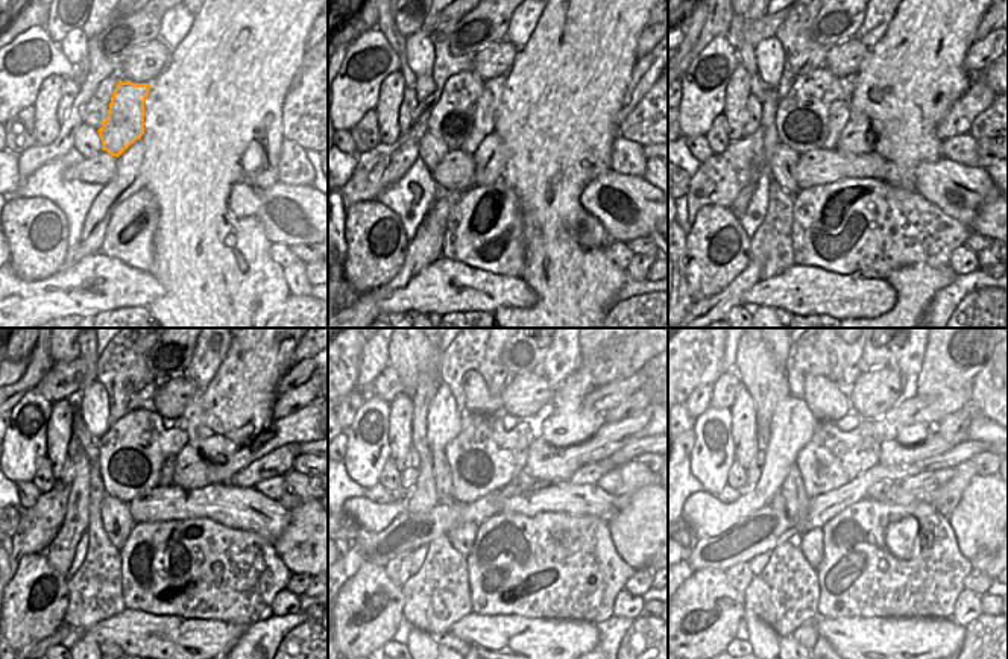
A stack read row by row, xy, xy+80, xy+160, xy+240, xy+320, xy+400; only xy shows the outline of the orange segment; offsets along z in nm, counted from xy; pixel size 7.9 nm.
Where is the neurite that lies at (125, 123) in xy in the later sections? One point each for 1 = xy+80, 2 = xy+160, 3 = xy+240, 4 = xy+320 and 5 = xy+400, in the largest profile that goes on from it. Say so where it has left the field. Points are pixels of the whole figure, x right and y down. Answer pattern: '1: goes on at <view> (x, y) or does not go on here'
1: goes on at xy+80 (483, 116)
2: goes on at xy+160 (838, 114)
3: goes on at xy+240 (167, 471)
4: goes on at xy+320 (524, 480)
5: goes on at xy+400 (878, 491)

